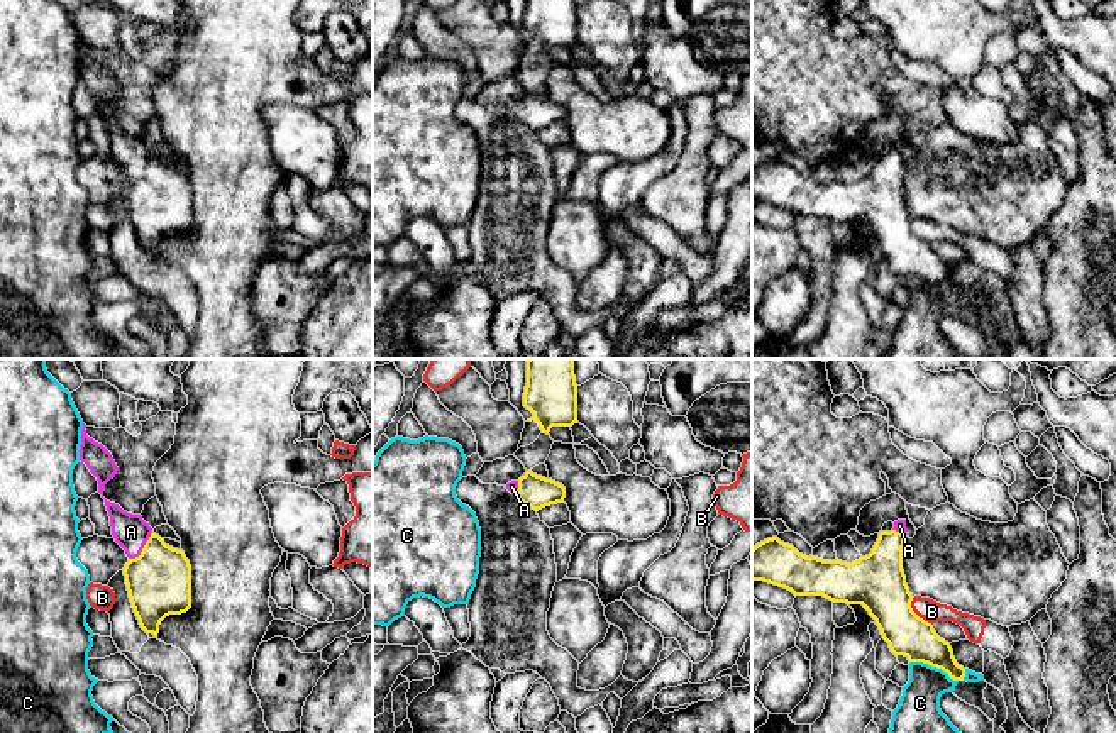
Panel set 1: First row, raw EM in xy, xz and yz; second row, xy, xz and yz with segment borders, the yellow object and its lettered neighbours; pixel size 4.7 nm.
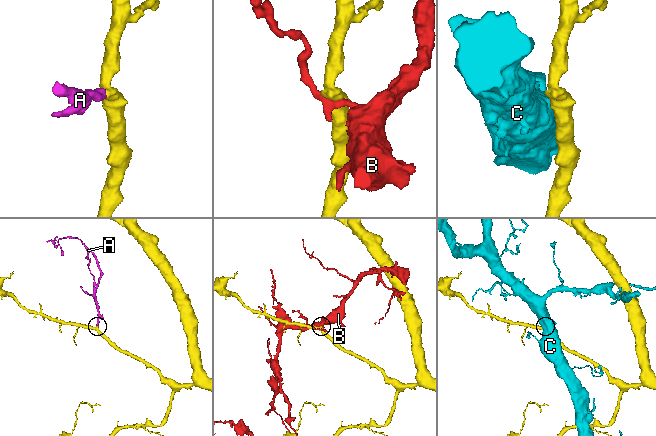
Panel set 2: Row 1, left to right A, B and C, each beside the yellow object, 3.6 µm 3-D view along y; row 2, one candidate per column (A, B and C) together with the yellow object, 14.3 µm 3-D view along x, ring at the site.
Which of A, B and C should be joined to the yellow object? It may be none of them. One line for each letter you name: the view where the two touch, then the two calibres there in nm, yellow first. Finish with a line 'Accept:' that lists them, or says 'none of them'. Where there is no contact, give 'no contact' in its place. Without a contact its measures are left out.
A: xy | 300/170 nm
Accept: A

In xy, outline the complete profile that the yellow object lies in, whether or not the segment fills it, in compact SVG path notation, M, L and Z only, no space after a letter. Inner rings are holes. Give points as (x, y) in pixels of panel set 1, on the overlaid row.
M105 499L112 535L125 550L125 584L141 628L157 638L161 621L191 608L191 565L183 550L164 543L141 515Z

